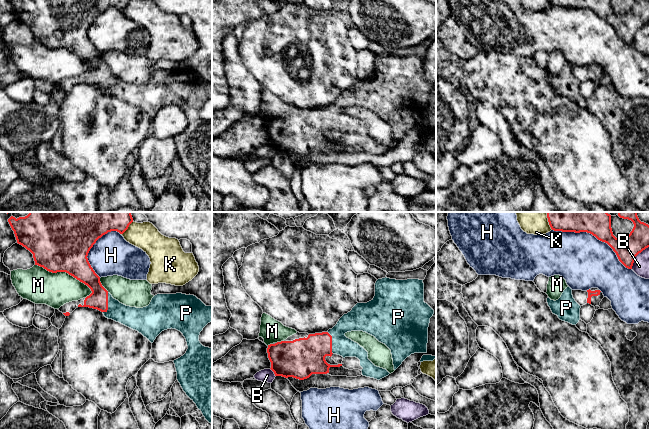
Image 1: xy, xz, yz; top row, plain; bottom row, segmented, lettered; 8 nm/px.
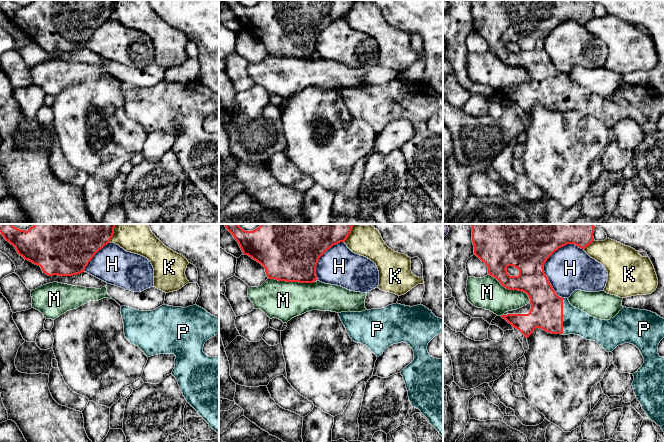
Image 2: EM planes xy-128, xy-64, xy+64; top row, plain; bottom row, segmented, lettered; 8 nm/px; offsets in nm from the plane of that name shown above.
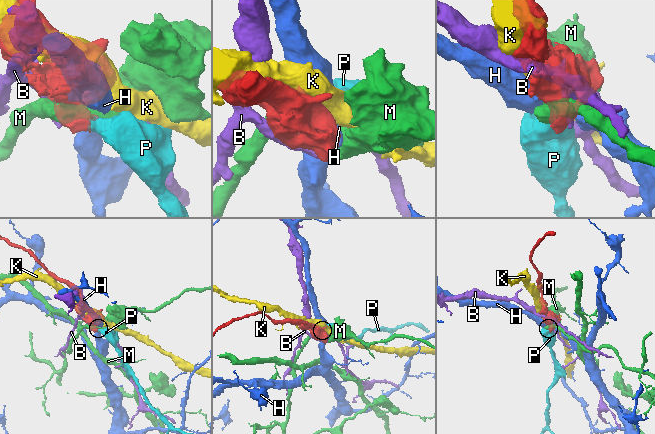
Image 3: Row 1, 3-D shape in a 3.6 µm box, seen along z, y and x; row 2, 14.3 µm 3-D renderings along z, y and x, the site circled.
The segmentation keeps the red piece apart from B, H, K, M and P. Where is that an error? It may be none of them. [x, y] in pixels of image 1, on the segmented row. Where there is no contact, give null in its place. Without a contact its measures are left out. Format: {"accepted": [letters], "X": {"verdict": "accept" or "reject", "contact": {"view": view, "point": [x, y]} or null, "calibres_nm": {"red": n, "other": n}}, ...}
{"accepted": ["P"], "B": {"verdict": "reject", "contact": {"view": "yz", "point": [636, 255]}, "calibres_nm": {"red": 190, "other": 130}}, "H": {"verdict": "reject", "contact": {"view": "yz", "point": [594, 235]}, "calibres_nm": {"red": 320, "other": 420}}, "K": {"verdict": "reject", "contact": {"view": "yz", "point": [548, 221]}, "calibres_nm": {"red": 320, "other": 240}}, "M": {"verdict": "reject", "contact": {"view": "xy", "point": [64, 271]}, "calibres_nm": {"red": 480, "other": 280}}, "P": {"verdict": "accept", "contact": {"view": "xy", "point": [107, 303]}, "calibres_nm": {"red": 160, "other": 170}}}

